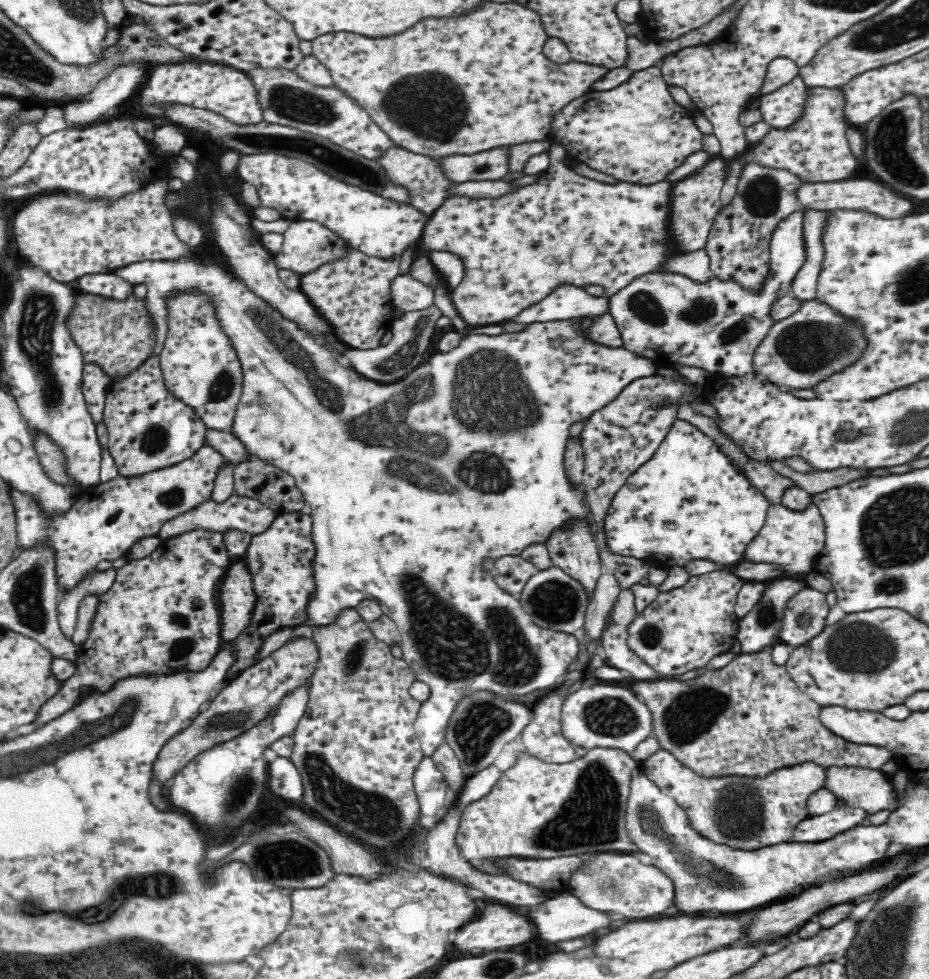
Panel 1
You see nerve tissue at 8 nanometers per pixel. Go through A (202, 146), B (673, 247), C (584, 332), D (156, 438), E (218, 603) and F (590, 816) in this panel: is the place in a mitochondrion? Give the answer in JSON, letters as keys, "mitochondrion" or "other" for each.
{"A":"other","B":"other","C":"other","D":"mitochondrion","E":"other","F":"mitochondrion"}

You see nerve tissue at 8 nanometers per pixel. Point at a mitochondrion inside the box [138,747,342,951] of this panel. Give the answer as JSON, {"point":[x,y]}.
{"point":[288,860]}

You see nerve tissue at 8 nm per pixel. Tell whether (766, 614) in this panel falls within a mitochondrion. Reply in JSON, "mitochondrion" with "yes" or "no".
{"mitochondrion":"yes"}

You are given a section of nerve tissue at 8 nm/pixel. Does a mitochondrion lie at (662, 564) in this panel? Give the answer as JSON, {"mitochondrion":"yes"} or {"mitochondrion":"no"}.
{"mitochondrion":"no"}

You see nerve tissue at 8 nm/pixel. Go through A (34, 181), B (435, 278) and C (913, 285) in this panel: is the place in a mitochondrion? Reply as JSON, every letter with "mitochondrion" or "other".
{"A":"mitochondrion","B":"other","C":"mitochondrion"}

